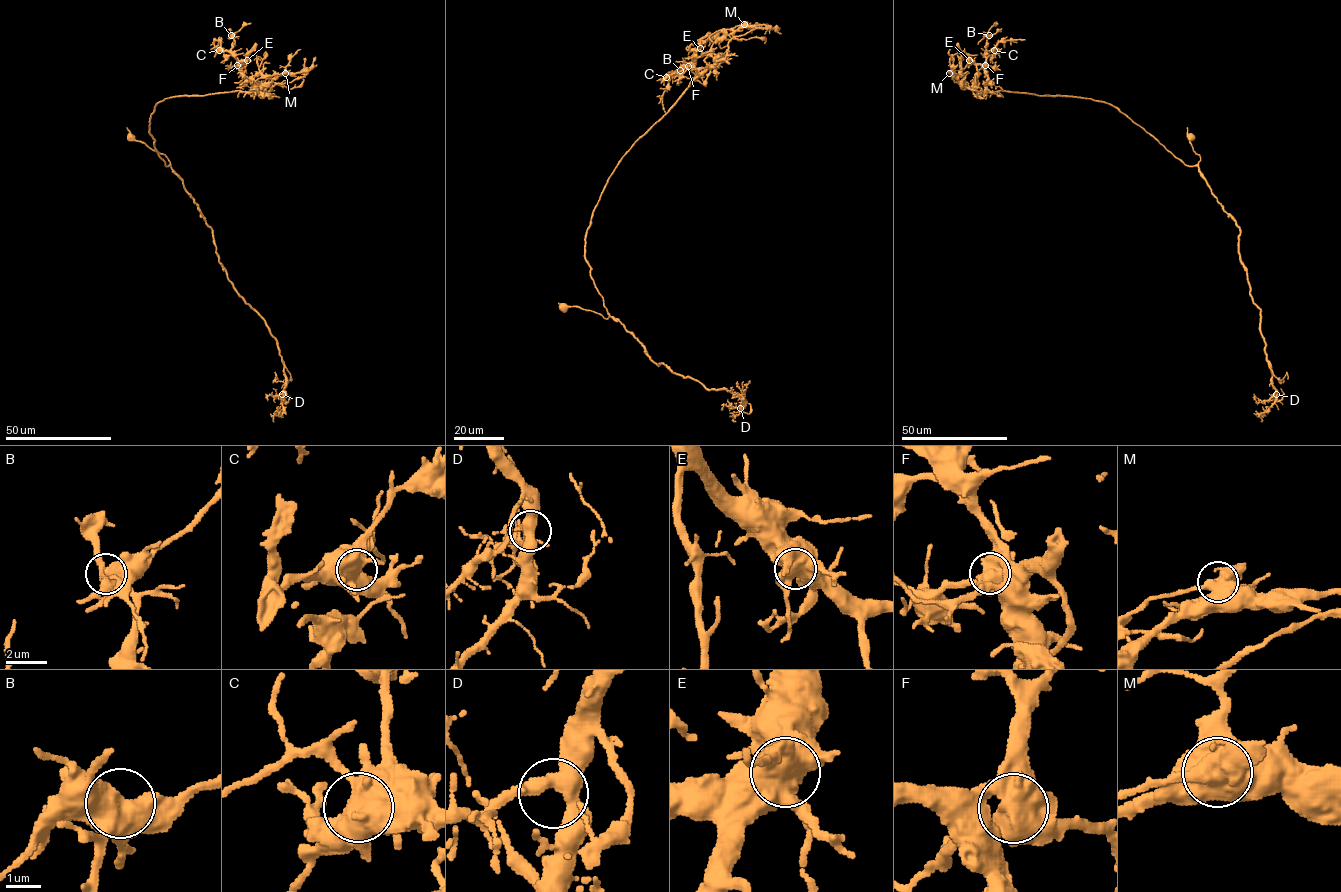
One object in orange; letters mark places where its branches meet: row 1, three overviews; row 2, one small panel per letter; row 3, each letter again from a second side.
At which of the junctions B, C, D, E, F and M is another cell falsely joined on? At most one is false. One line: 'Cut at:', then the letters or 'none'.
Cut at: M

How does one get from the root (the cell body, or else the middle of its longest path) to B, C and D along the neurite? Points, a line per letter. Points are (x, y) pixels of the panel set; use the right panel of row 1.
B: (1179, 160), (1141, 127), (1104, 102), (1074, 96), (989, 91), (985, 69), (989, 35)
C: (1179, 160), (1141, 127), (1104, 102), (1074, 96), (989, 91), (985, 56), (987, 51), (994, 50)
D: (1179, 160), (1197, 166), (1211, 193), (1240, 228), (1238, 254), (1250, 295), (1260, 310), (1260, 333), (1276, 394)

